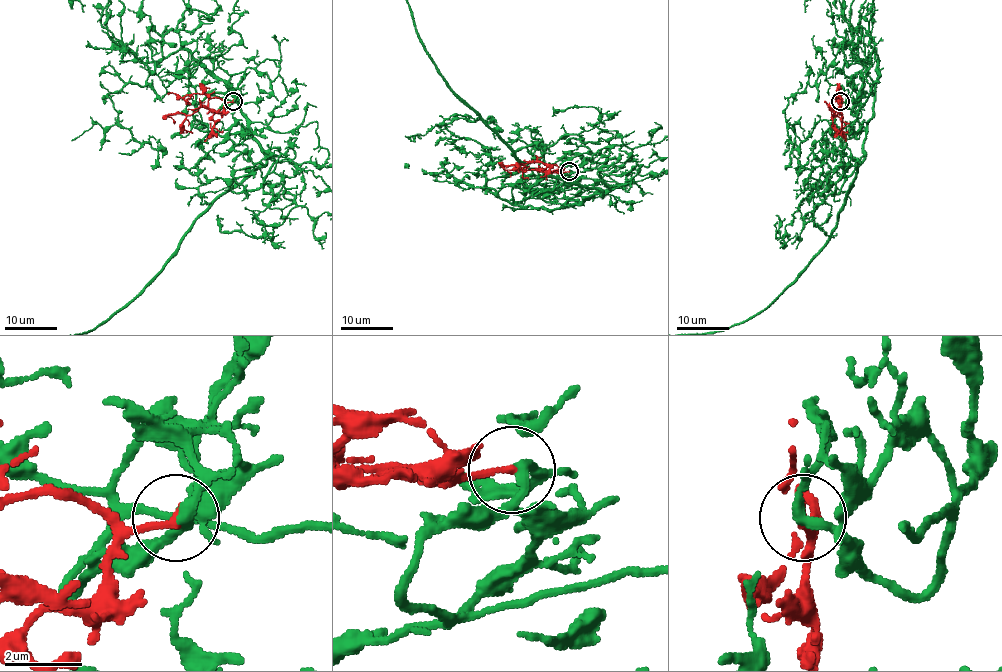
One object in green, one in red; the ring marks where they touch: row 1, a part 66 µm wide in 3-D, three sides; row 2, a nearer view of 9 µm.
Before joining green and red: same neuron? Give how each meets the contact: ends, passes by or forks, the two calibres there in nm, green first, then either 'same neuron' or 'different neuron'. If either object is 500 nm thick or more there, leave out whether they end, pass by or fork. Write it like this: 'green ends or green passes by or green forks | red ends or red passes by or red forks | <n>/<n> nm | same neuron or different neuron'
green passes by | red ends | 280/180 nm | same neuron

